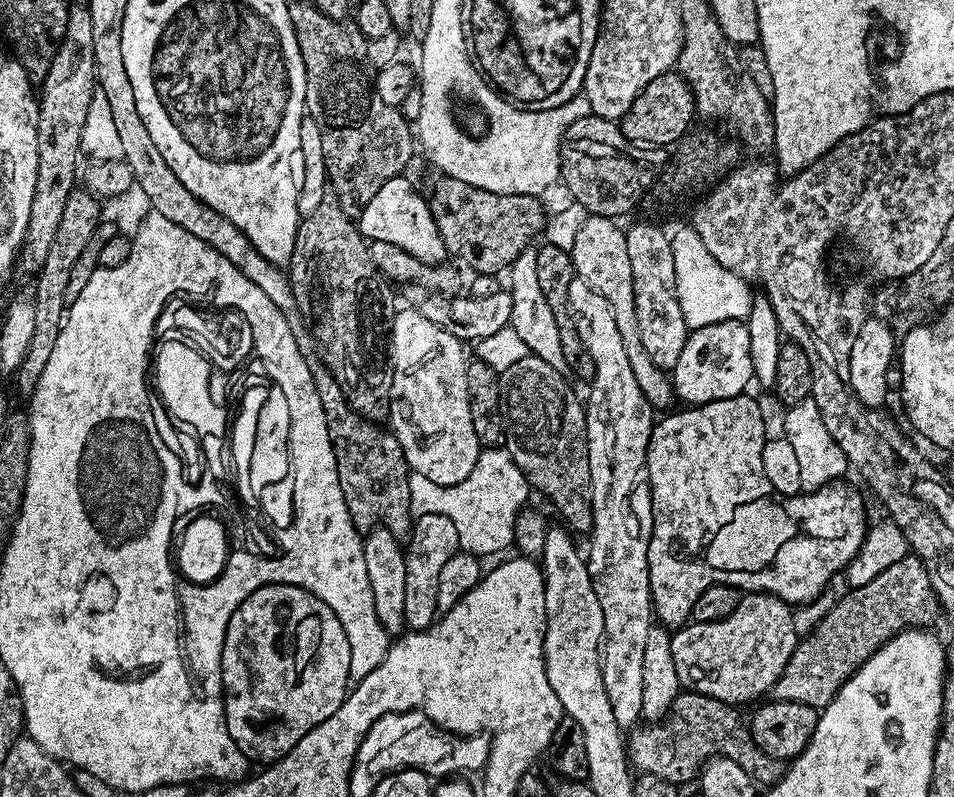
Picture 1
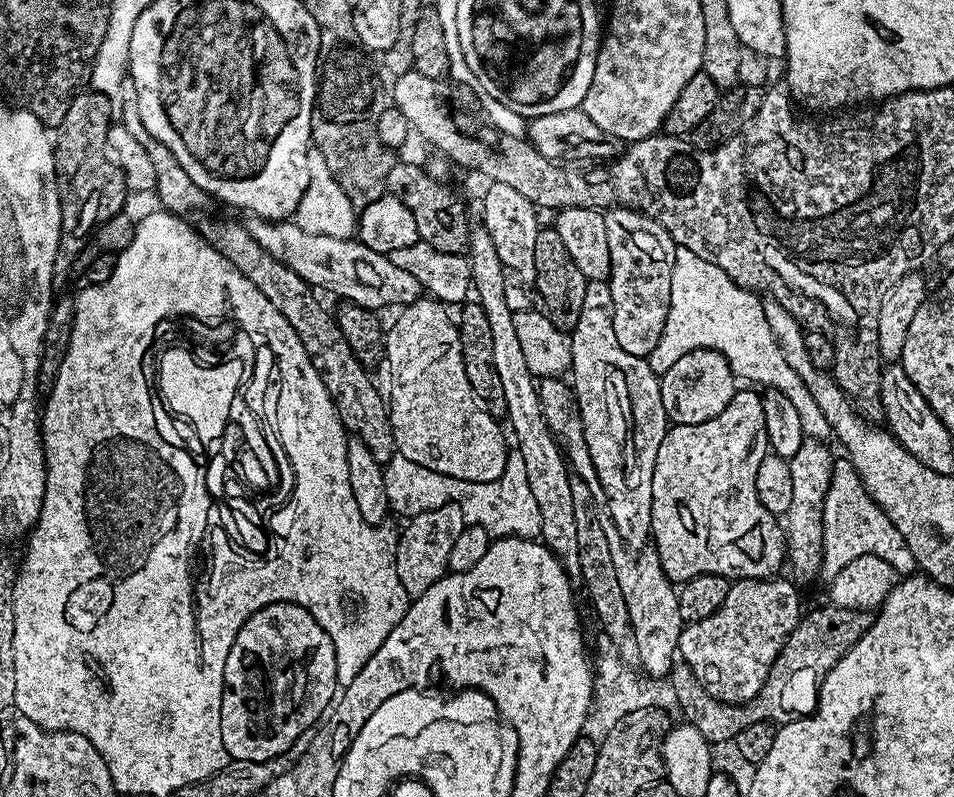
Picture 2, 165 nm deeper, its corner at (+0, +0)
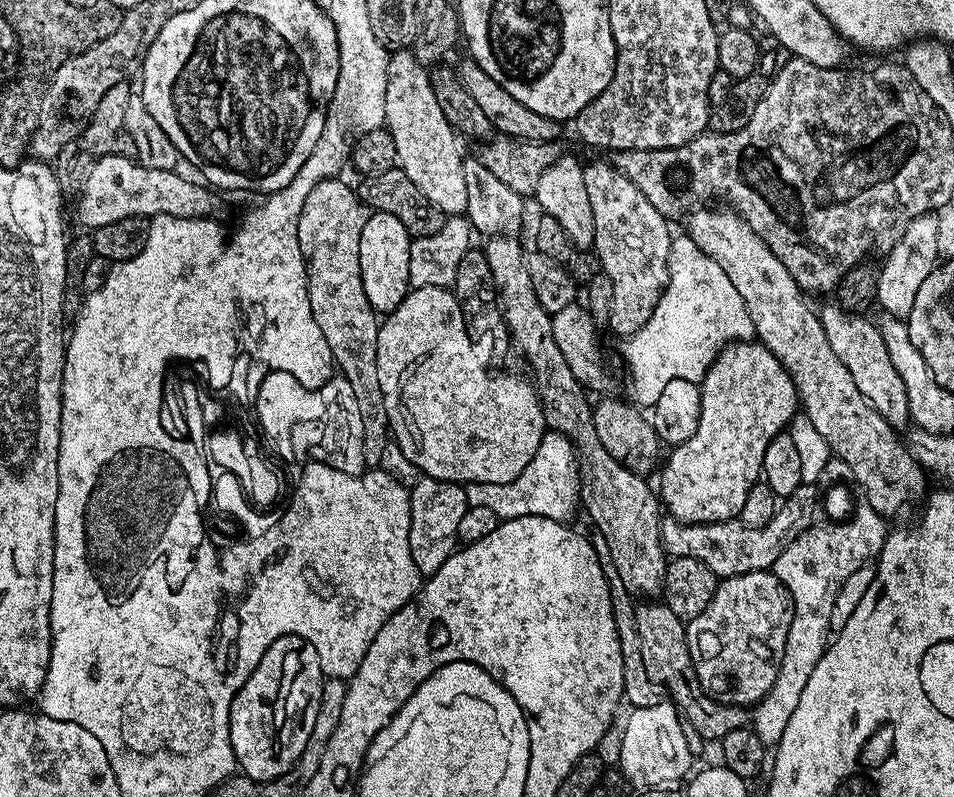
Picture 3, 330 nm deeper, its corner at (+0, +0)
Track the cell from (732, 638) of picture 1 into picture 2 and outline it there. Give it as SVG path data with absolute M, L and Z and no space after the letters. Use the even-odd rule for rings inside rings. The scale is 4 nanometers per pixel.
M780 579L736 580L729 587L726 602L717 612L710 614L710 618L702 618L702 622L694 622L680 631L679 659L688 664L690 670L694 670L694 678L702 682L704 689L715 700L721 700L727 704L744 704L750 698L754 698L754 694L762 690L762 682L766 682L774 658L778 658L786 638L800 621L801 589L791 579Z

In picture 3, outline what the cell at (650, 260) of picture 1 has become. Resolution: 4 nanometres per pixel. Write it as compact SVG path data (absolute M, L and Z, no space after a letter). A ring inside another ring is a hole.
M607 159L596 160L593 164L590 162L584 164L584 181L586 182L586 195L590 197L590 210L594 210L594 242L592 248L597 258L600 259L600 267L603 275L610 278L610 282L614 286L614 294L610 302L610 310L608 311L607 327L610 326L617 332L621 338L627 338L637 332L643 324L650 318L650 314L654 314L654 306L658 306L660 301L660 293L668 286L668 274L670 271L670 263L668 264L668 255L672 252L672 236L668 233L669 221L658 210L654 210L654 206L650 206L650 202L646 202L646 194L642 194L642 190L638 190L638 186L634 186L634 182L630 182L630 178L626 178L626 174L622 174Z

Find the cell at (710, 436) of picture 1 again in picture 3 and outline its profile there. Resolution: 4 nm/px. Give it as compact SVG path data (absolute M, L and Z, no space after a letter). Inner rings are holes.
M759 342L725 344L716 353L700 384L698 430L694 430L686 442L675 445L669 451L672 453L664 469L663 464L659 469L658 496L667 515L682 524L713 524L739 517L746 494L758 483L766 446L779 432L789 427L797 412L798 397L794 382L782 362L770 354L768 347Z

